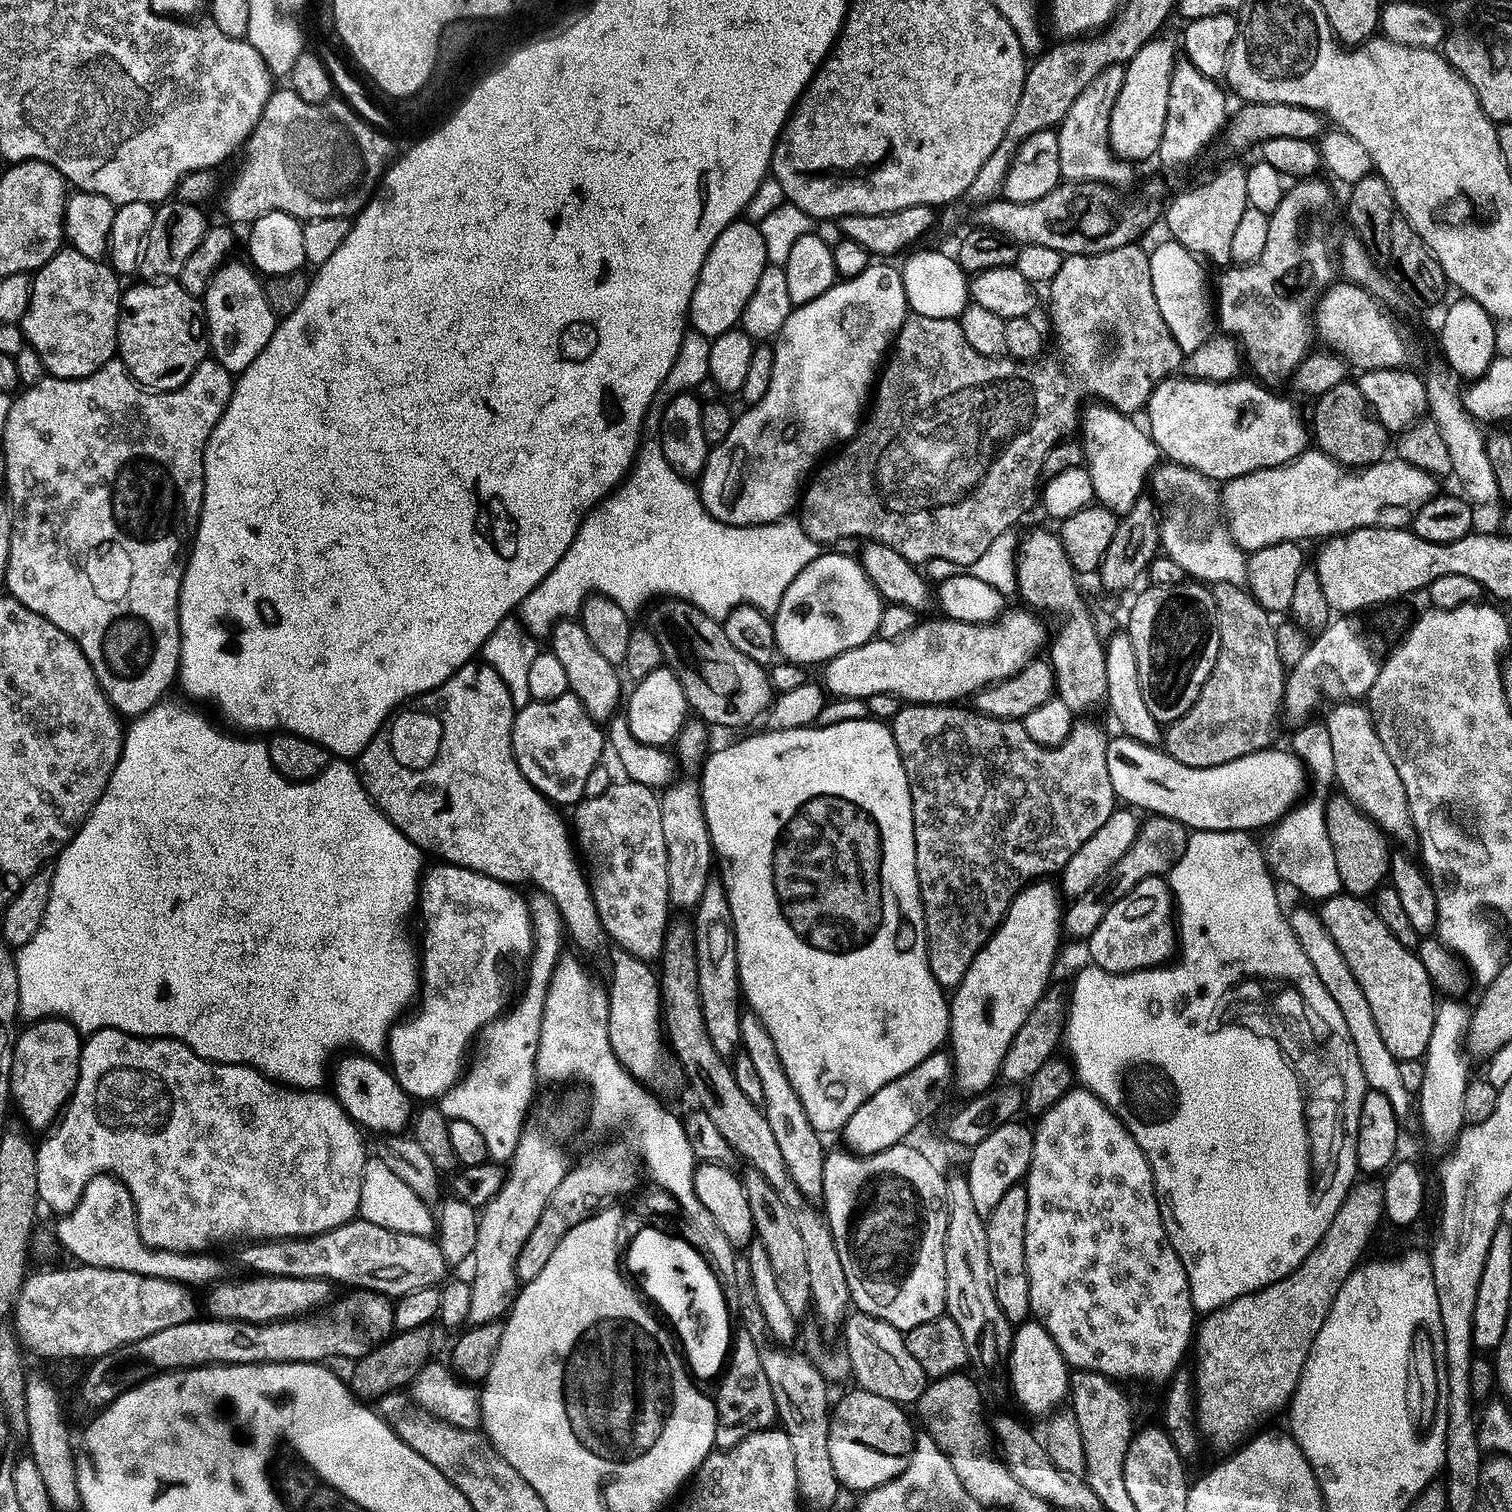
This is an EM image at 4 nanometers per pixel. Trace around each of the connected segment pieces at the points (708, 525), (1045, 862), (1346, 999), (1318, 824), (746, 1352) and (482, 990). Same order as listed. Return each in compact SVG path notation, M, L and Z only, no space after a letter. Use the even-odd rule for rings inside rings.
M645 439L640 449L640 455L636 457L636 462L633 464L632 471L629 472L627 480L607 500L602 501L601 504L597 504L591 512L585 515L584 521L581 522L580 529L576 535L576 541L570 546L568 553L558 562L558 566L554 566L552 573L520 605L518 619L527 632L537 638L543 638L543 636L544 638L551 637L556 625L561 624L563 620L579 617L580 613L584 610L584 603L593 594L605 596L614 602L618 602L618 606L622 606L622 610L626 610L630 614L636 614L639 608L645 607L644 609L647 609L657 598L685 600L687 604L693 604L695 608L702 610L710 618L721 622L725 621L728 615L736 608L744 605L757 608L758 611L765 614L779 612L782 598L786 594L786 590L790 590L794 578L798 578L798 574L802 574L802 570L806 570L806 566L810 566L810 562L814 562L821 556L821 545L813 542L810 534L806 534L806 530L801 526L799 519L796 518L779 520L773 524L760 524L756 528L735 528L729 524L718 522L708 513L706 506L700 501L699 491L693 485L691 488L688 484L691 483L685 477L679 476L670 466L670 462L666 462L666 454L662 450L659 439Z
M904 706L895 720L890 724L898 754L902 758L902 766L906 766L906 778L912 791L912 809L914 810L914 834L916 835L916 869L920 879L920 897L924 903L924 917L928 931L928 961L940 987L955 990L966 978L970 966L974 966L974 958L987 945L988 940L1000 929L1000 923L1006 918L1010 906L1016 901L1016 895L1023 892L1029 884L1052 878L1052 875L1063 873L1064 867L1110 822L1110 818L1118 810L1118 799L1114 785L1110 780L1107 766L1107 750L1109 737L1096 724L1077 723L1071 736L1057 748L1044 748L1031 740L1027 727L1015 720L996 720L993 716L982 716L975 710L967 712L964 706Z
M1301 944L1306 952L1309 962L1317 970L1317 976L1323 986L1326 986L1331 996L1342 1008L1343 1017L1346 1018L1346 1026L1350 1026L1350 1034L1354 1038L1354 1046L1358 1050L1358 1058L1362 1062L1364 1081L1368 1083L1373 1092L1386 1094L1398 1113L1407 1113L1410 1095L1402 1086L1402 1077L1399 1073L1401 1061L1396 1059L1390 1050L1386 1050L1386 1041L1382 1039L1382 1033L1378 1030L1378 1022L1374 1022L1374 1010L1370 1010L1370 1002L1366 1002L1366 994L1354 990L1351 979L1336 980L1336 960L1338 964L1338 949L1336 944Z
M1312 800L1309 804L1301 803L1271 829L1272 837L1268 840L1268 860L1272 868L1288 884L1293 884L1300 892L1305 892L1312 900L1323 902L1341 895L1342 878L1338 878L1338 866L1334 866L1334 850L1328 837L1328 823L1324 817L1325 801Z
M743 1328L735 1335L730 1361L719 1384L714 1403L720 1425L716 1432L716 1442L721 1451L736 1448L746 1437L767 1431L775 1425L778 1417L773 1387L762 1367L760 1347Z
M441 863L439 867L423 877L418 897L428 929L424 932L422 991L418 996L416 1017L409 1024L397 1023L386 1045L386 1056L392 1059L392 1075L404 1092L417 1101L426 1100L422 1102L439 1101L457 1085L466 1068L464 1059L468 1056L468 1047L505 1011L504 999L508 992L504 989L504 960L527 961L536 940L529 901L520 897L513 885L465 868L455 868L453 864Z

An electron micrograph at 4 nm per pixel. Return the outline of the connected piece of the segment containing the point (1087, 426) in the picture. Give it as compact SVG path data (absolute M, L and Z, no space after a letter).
M1099 402L1093 405L1093 408L1085 407L1082 412L1086 469L1093 479L1095 499L1123 518L1145 495L1144 487L1149 487L1150 477L1161 463L1162 453L1151 435L1132 421L1135 419L1131 415Z

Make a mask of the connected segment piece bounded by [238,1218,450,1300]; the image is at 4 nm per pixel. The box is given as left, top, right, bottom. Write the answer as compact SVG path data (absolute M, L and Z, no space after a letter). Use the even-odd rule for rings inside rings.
M358 1218L344 1227L338 1227L325 1235L313 1236L309 1240L263 1241L245 1245L238 1256L239 1262L269 1277L291 1278L291 1280L326 1280L329 1283L352 1286L354 1290L371 1291L392 1300L404 1297L417 1290L439 1287L446 1279L450 1267L439 1243L431 1237L396 1233L375 1223Z

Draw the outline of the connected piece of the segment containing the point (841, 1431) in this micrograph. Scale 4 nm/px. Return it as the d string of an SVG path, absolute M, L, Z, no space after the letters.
M855 1390L844 1396L832 1409L832 1425L830 1426L830 1458L834 1462L834 1474L838 1474L841 1485L852 1492L867 1494L894 1482L908 1468L908 1461L916 1443L917 1433L912 1432L912 1424L903 1407L886 1398L878 1398L878 1394L870 1394L863 1390Z

